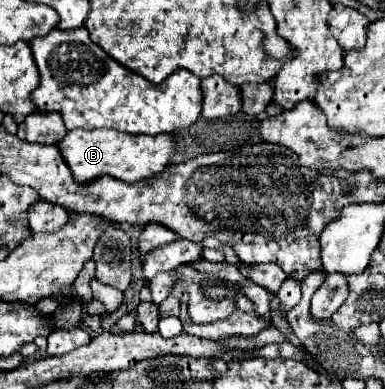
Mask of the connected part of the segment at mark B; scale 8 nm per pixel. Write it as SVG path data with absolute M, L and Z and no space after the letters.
M71 130L65 134L63 140L55 144L71 168L71 174L77 184L87 186L99 176L111 176L123 182L137 182L143 178L151 178L163 168L167 168L175 140L173 136L127 136L125 132L111 132L111 130Z

